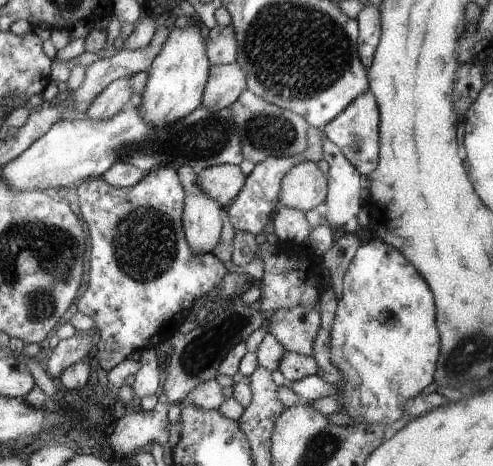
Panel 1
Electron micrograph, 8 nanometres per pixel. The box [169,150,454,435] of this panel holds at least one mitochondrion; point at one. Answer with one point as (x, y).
(201, 353)

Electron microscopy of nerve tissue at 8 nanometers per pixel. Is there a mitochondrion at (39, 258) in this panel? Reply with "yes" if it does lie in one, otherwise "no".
yes

